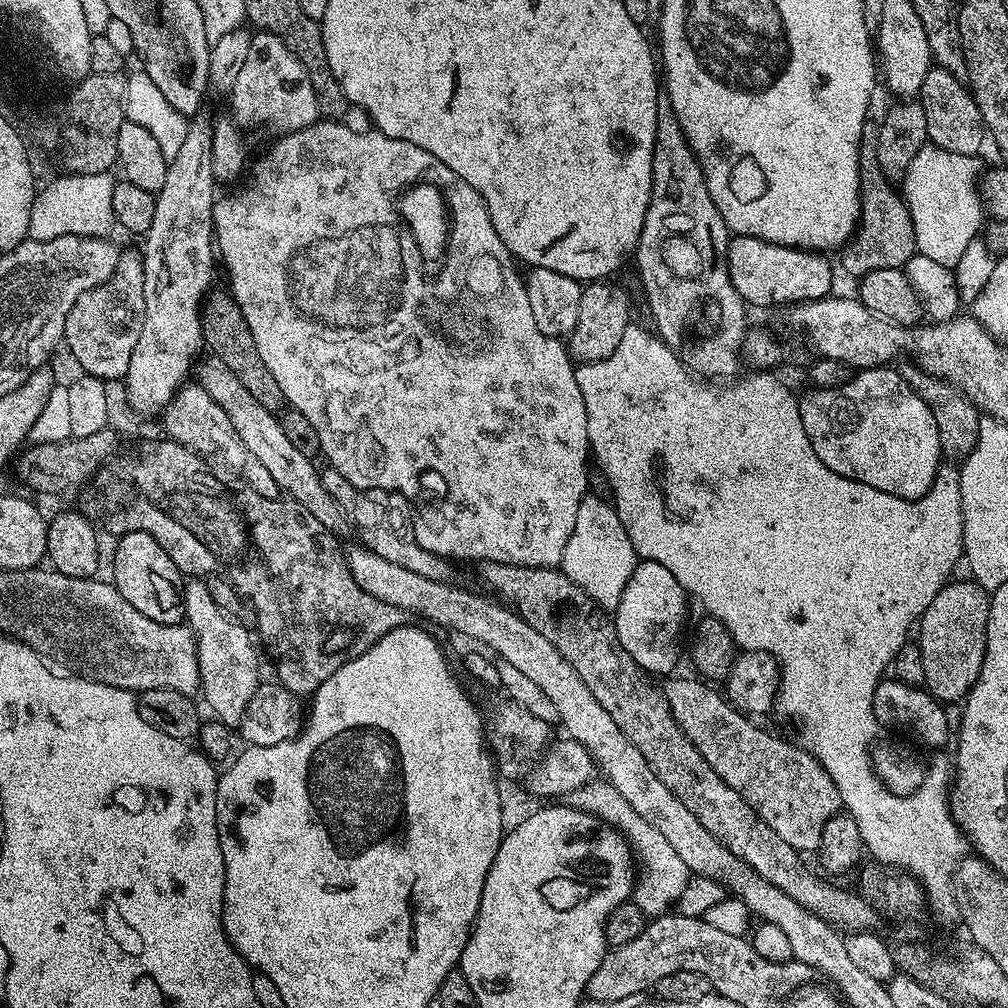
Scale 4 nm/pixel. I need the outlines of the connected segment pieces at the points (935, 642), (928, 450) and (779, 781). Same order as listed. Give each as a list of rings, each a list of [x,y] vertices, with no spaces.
[[[973,579],[949,581],[918,621],[925,689],[944,704],[965,699],[977,681],[985,657],[986,626],[989,625],[989,591]]]
[[[884,366],[860,370],[841,388],[812,390],[808,397],[800,400],[802,426],[814,446],[814,454],[827,468],[834,470],[834,474],[874,486],[874,490],[894,494],[894,498],[917,500],[931,490],[942,463],[938,422],[934,422],[930,406],[910,387],[903,389],[904,408],[895,408],[896,380],[888,371]]]
[[[676,678],[665,679],[668,681],[662,684],[662,691],[674,722],[678,722],[709,768],[713,768],[731,788],[744,793],[748,803],[758,809],[761,818],[772,827],[774,834],[778,834],[778,838],[782,838],[782,842],[790,842],[790,846],[798,853],[815,854],[822,842],[822,830],[826,822],[842,808],[838,786],[834,786],[830,774],[826,774],[826,770],[808,753],[807,748],[775,740],[770,733],[755,728],[747,715],[741,714],[720,692],[718,694],[712,689],[715,687],[699,679],[672,679]]]

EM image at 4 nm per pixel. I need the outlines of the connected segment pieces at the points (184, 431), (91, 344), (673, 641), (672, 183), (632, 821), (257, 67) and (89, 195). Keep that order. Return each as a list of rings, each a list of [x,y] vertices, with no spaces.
[[[185,383],[168,403],[168,407],[164,409],[163,420],[164,428],[168,431],[165,432],[167,439],[177,440],[180,444],[185,444],[187,448],[192,449],[193,452],[201,454],[217,452],[218,455],[224,456],[225,462],[234,471],[244,475],[241,476],[243,483],[250,488],[263,489],[263,484],[266,484],[268,480],[266,466],[262,466],[262,462],[258,462],[250,454],[250,450],[246,450],[238,430],[234,430],[234,422],[230,422],[230,417],[226,415],[226,410],[222,410],[222,406],[218,406],[218,402],[214,402],[214,398],[210,398],[210,394],[206,394],[206,390],[202,390],[200,384]]]
[[[121,251],[114,266],[114,274],[98,286],[86,290],[74,302],[66,318],[63,343],[68,344],[74,359],[80,363],[81,373],[94,376],[103,382],[123,381],[130,366],[130,354],[142,334],[146,310],[144,297],[144,262],[139,251]]]
[[[640,560],[637,563],[614,609],[614,631],[616,642],[623,646],[626,654],[630,654],[630,658],[634,658],[634,662],[645,673],[675,673],[672,671],[680,660],[680,635],[684,632],[688,603],[690,600],[683,586],[678,578],[674,578],[674,574],[670,574],[670,570],[666,570],[666,566],[658,566],[658,562],[653,560]]]
[[[661,94],[656,115],[652,193],[634,261],[648,312],[656,323],[655,335],[689,372],[700,378],[732,378],[742,368],[746,305],[730,282],[729,239],[726,222],[706,190],[704,172],[686,142],[686,134],[682,134],[682,126],[678,126],[670,98]]]
[[[595,778],[584,784],[571,793],[570,804],[580,812],[588,812],[609,828],[616,829],[624,837],[638,861],[639,871],[640,868],[644,871],[641,876],[639,873],[635,881],[631,899],[644,911],[645,917],[665,915],[677,903],[690,879],[688,867],[682,862],[682,858],[678,858],[678,854],[674,854],[670,842],[666,842],[666,838],[662,838],[662,834],[658,834],[658,830],[654,830],[654,826],[650,826],[646,818],[634,814],[630,802],[626,802],[626,798],[622,798],[622,794],[618,794],[618,790],[614,790],[607,779]]]
[[[257,31],[253,35],[246,63],[242,65],[238,78],[234,78],[230,99],[231,119],[244,130],[260,128],[263,124],[279,130],[295,130],[315,124],[320,116],[314,86],[302,62],[298,62],[282,38],[269,32]]]
[[[107,172],[102,174],[60,174],[57,180],[49,182],[45,188],[41,187],[36,193],[32,209],[30,210],[30,226],[28,236],[33,240],[49,240],[50,238],[62,238],[63,236],[99,236],[109,235],[108,231],[116,224],[114,214],[114,188],[117,181]]]

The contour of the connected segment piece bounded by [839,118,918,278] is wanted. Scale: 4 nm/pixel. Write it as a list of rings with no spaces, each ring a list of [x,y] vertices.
[[[875,119],[865,120],[862,126],[860,139],[860,222],[852,234],[851,240],[844,245],[839,253],[840,264],[853,278],[870,274],[870,270],[886,270],[887,268],[904,268],[911,256],[917,251],[915,242],[914,222],[910,218],[908,204],[903,195],[898,191],[897,185],[889,180],[888,175],[882,170],[882,162],[878,162],[878,134],[879,123]]]

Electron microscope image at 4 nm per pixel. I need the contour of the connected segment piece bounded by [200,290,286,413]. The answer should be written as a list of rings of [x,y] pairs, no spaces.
[[[209,291],[200,309],[200,325],[205,345],[210,349],[211,355],[222,358],[222,362],[226,362],[226,366],[230,366],[230,370],[237,376],[238,382],[242,382],[242,386],[246,386],[246,391],[261,406],[266,406],[266,410],[271,412],[279,413],[286,404],[284,395],[278,382],[274,382],[270,370],[266,370],[266,362],[262,362],[258,350],[254,346],[254,338],[246,326],[246,318],[242,318],[242,310],[236,305],[231,291],[216,291]]]

